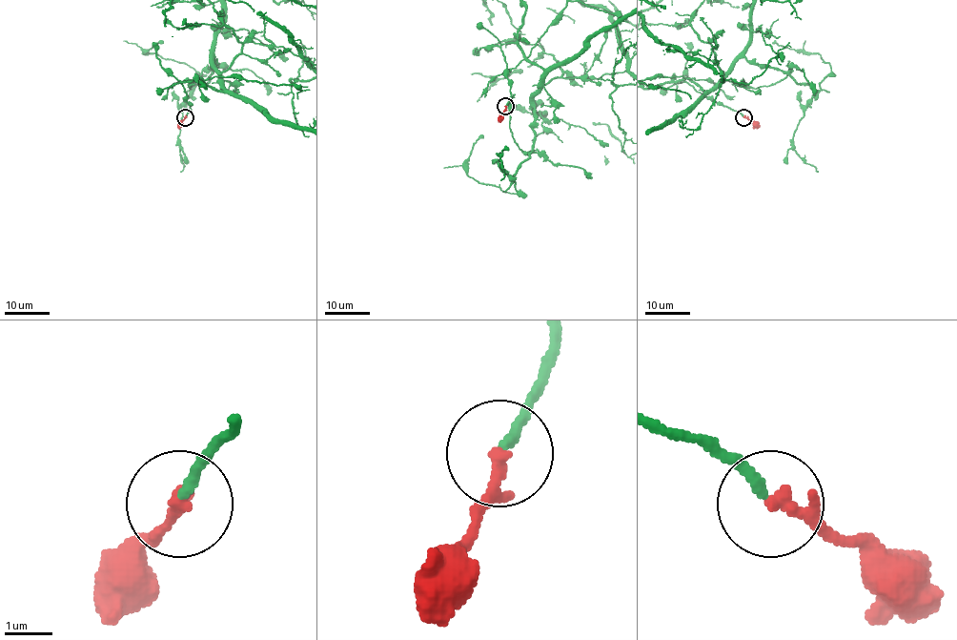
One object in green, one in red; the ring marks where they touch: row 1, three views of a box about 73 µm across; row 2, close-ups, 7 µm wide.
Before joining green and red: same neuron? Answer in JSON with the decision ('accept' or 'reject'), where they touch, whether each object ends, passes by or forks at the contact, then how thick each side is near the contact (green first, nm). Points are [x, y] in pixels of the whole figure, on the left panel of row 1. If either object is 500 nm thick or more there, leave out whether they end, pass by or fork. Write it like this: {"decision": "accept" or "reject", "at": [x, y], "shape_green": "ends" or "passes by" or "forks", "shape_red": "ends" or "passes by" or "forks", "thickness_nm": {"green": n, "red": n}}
{"decision": "accept", "at": [185, 117], "shape_green": "ends", "shape_red": "ends", "thickness_nm": {"green": 200, "red": 280}}

